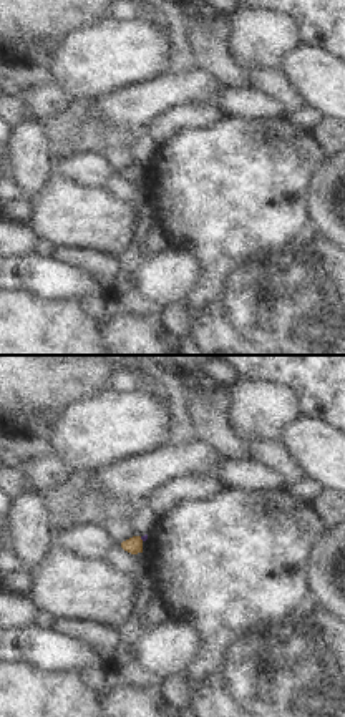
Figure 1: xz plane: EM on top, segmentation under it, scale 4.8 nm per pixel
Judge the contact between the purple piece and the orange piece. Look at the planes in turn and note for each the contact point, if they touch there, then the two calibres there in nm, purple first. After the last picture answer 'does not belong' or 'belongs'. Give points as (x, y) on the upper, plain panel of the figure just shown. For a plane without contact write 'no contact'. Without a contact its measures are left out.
contact (141, 166); calibres 20 and 80 nm

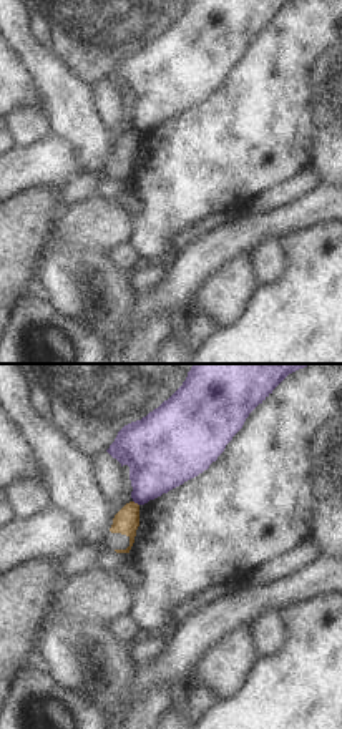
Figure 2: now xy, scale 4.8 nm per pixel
contact (136, 130); calibres 320 and 120 nm

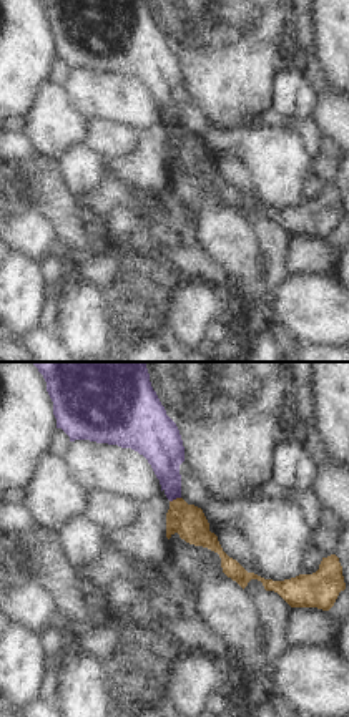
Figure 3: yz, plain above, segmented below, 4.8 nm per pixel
contact (175, 126); calibres 190 and 160 nm

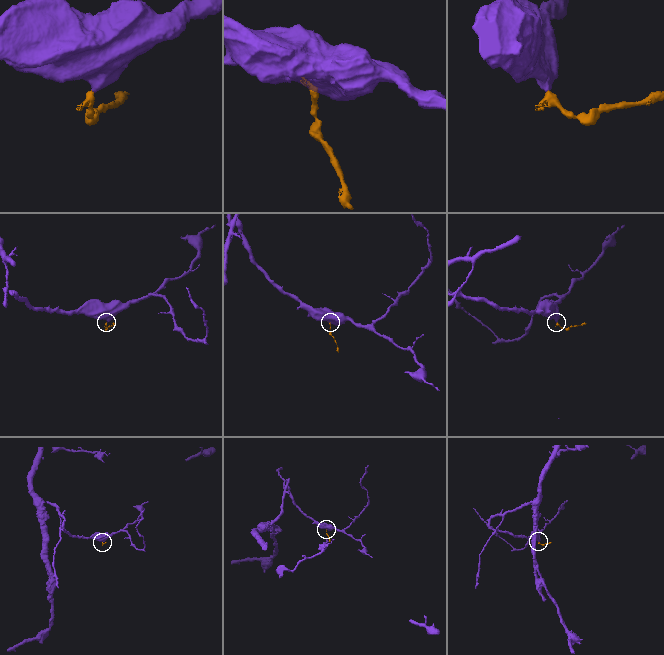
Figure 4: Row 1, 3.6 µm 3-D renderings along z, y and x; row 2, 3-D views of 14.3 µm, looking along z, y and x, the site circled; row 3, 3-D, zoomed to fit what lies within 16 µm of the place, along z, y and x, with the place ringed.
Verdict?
does not belong

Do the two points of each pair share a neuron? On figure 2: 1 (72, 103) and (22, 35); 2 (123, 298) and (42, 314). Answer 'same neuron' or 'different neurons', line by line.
1: same neuron
2: different neurons

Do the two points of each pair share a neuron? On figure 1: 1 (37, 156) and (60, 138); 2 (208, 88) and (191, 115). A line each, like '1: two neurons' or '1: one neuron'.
1: two neurons
2: two neurons

